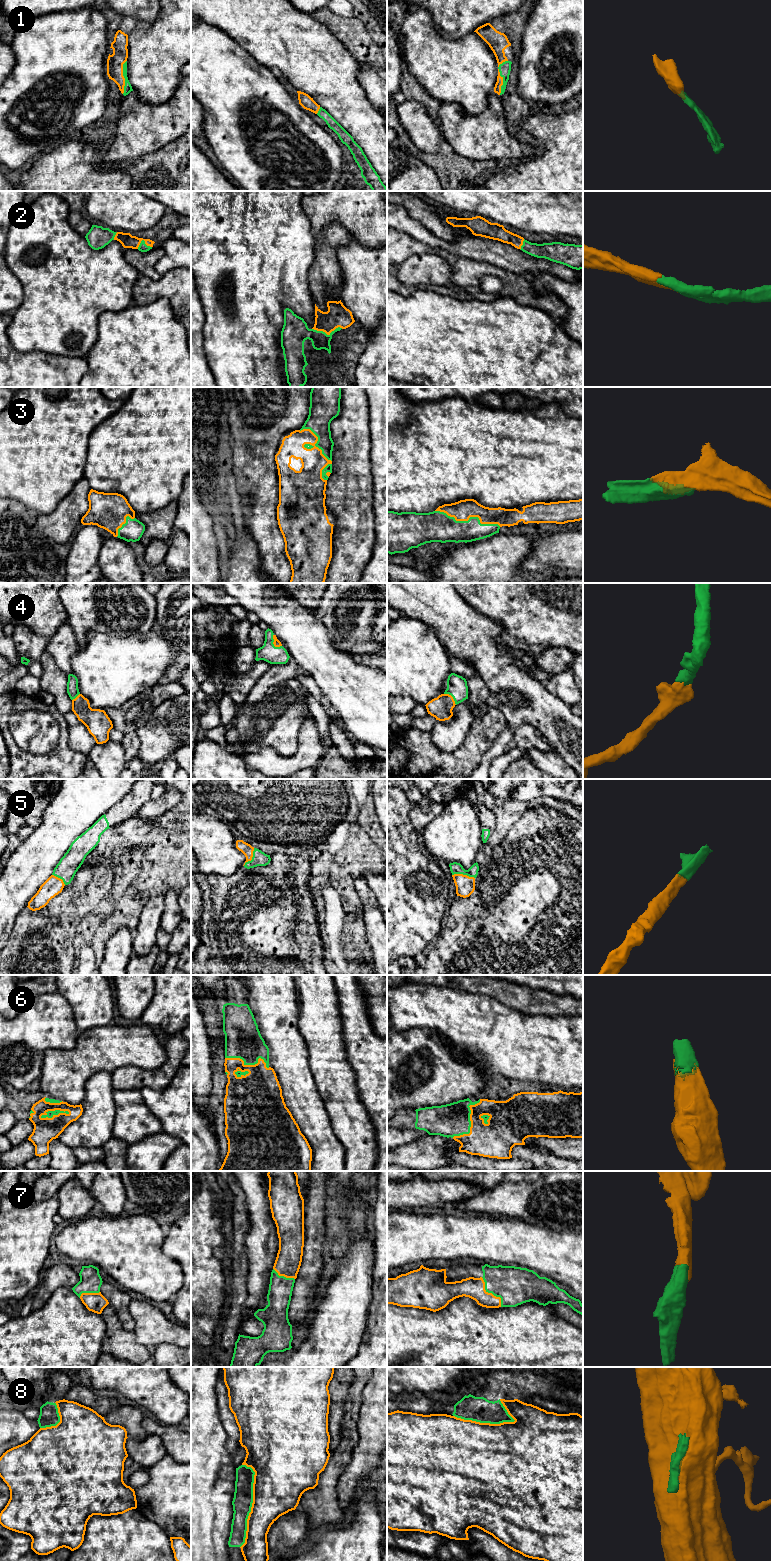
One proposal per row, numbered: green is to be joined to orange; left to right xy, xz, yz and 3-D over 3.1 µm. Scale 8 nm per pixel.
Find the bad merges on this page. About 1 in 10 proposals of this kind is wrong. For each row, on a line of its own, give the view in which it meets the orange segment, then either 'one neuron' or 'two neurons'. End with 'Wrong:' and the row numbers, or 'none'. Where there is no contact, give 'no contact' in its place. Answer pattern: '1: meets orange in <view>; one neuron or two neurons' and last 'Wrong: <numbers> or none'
1: meets orange in yz; one neuron
2: meets orange in xz; one neuron
3: meets orange in yz; one neuron
4: meets orange in xz; one neuron
5: meets orange in yz; one neuron
6: meets orange in xy; one neuron
7: meets orange in yz; one neuron
8: meets orange in xz; two neurons
Wrong: 8

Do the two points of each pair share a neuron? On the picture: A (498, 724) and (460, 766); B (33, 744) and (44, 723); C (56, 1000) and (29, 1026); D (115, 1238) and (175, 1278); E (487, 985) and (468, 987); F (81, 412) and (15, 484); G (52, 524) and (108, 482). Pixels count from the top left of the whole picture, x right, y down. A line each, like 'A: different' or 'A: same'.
A: same
B: same
C: same
D: same
E: same
F: same
G: different

